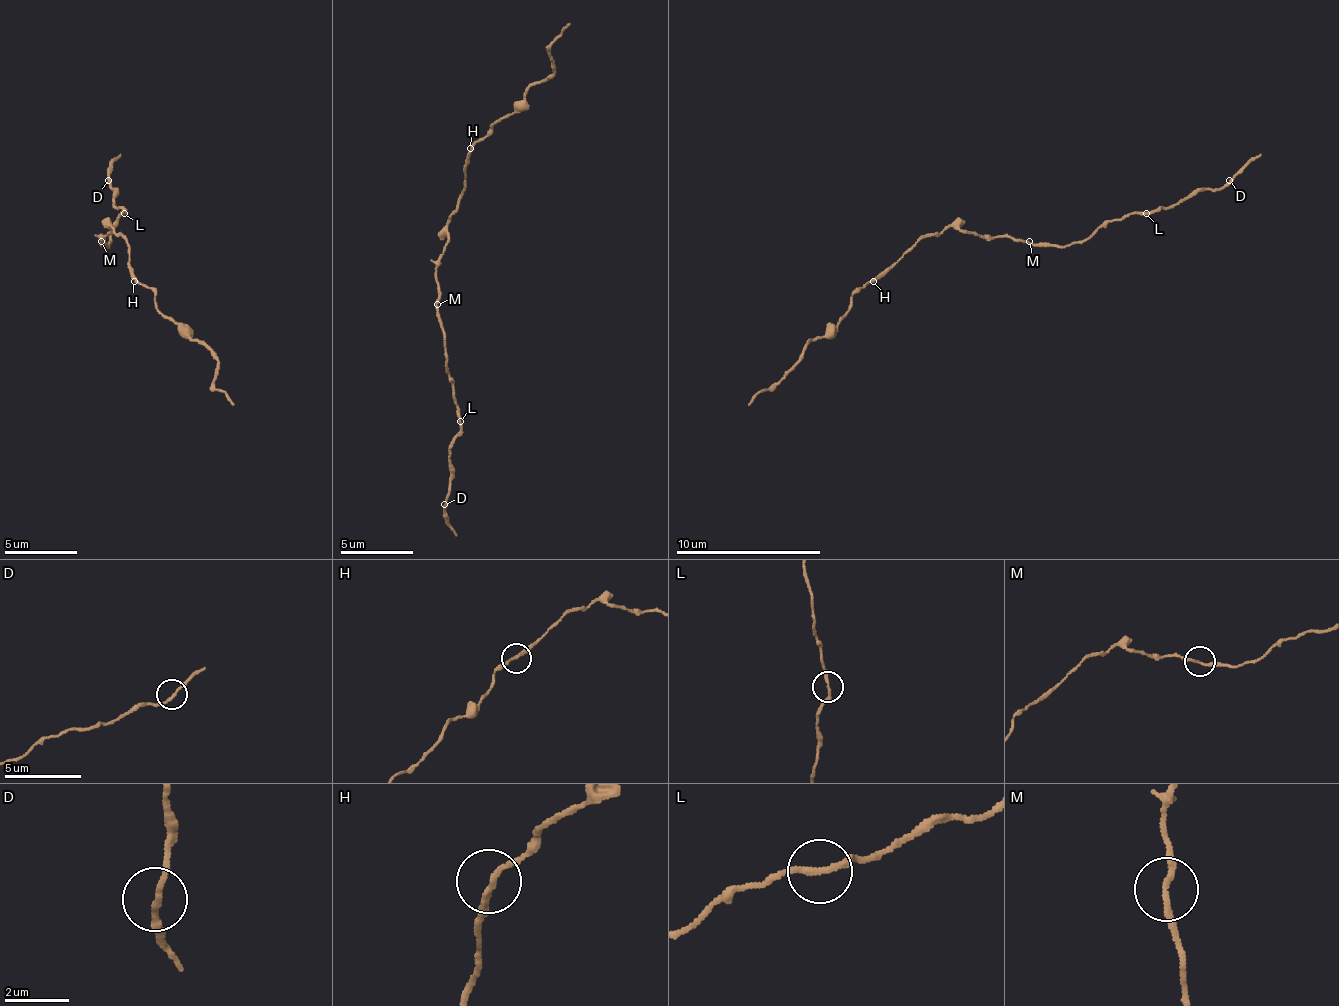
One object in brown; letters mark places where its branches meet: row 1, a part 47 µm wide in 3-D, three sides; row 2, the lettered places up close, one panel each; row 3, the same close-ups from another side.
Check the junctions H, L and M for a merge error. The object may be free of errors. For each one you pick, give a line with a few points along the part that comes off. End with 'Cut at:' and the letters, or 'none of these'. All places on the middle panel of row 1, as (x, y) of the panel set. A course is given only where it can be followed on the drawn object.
Cut at: none of these

